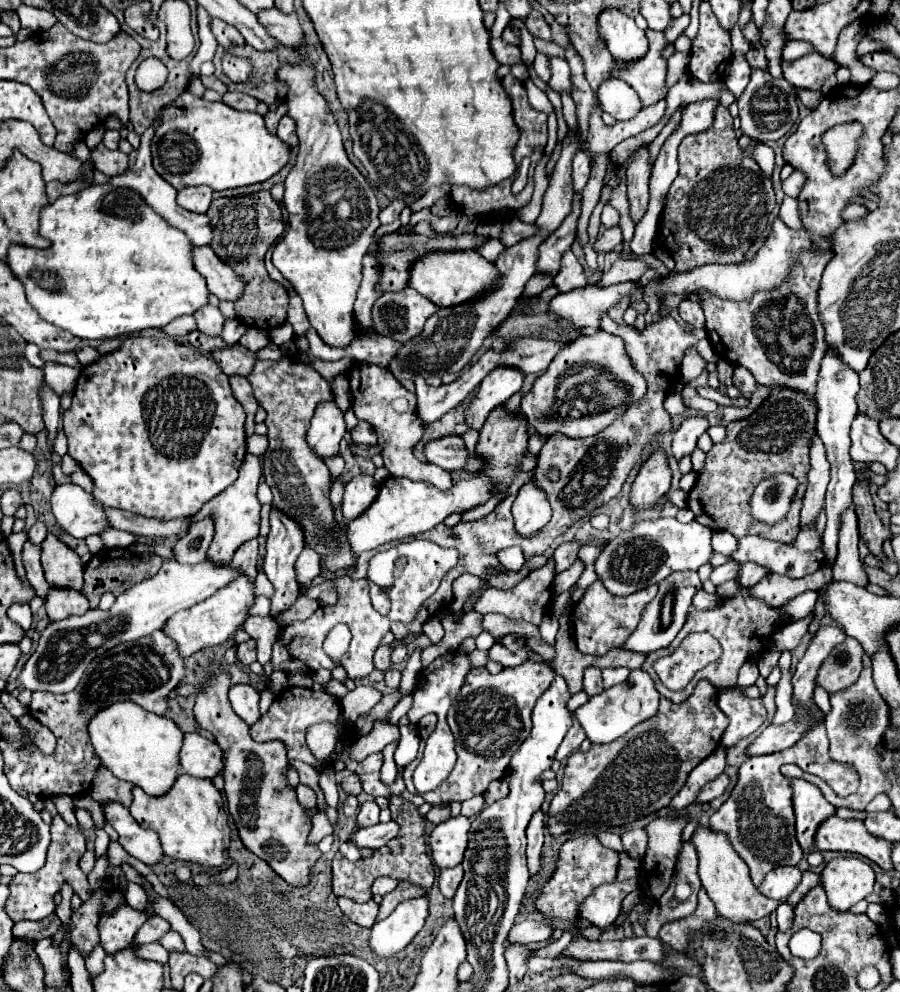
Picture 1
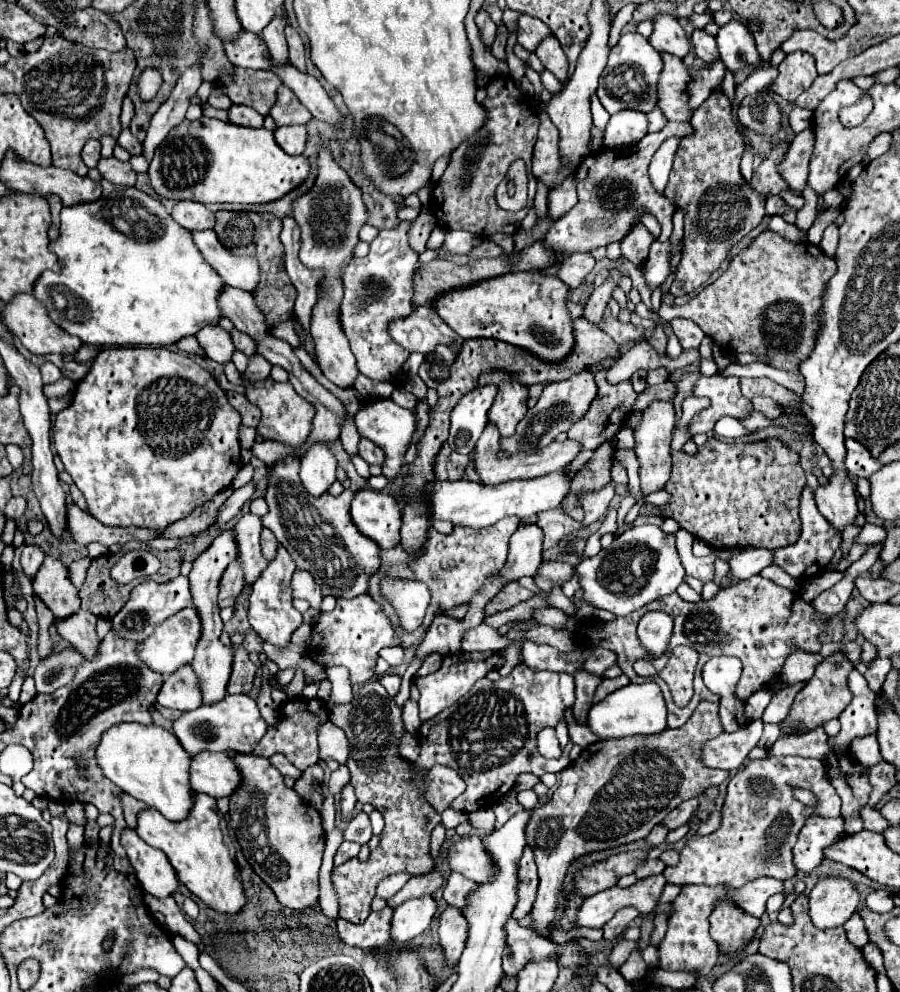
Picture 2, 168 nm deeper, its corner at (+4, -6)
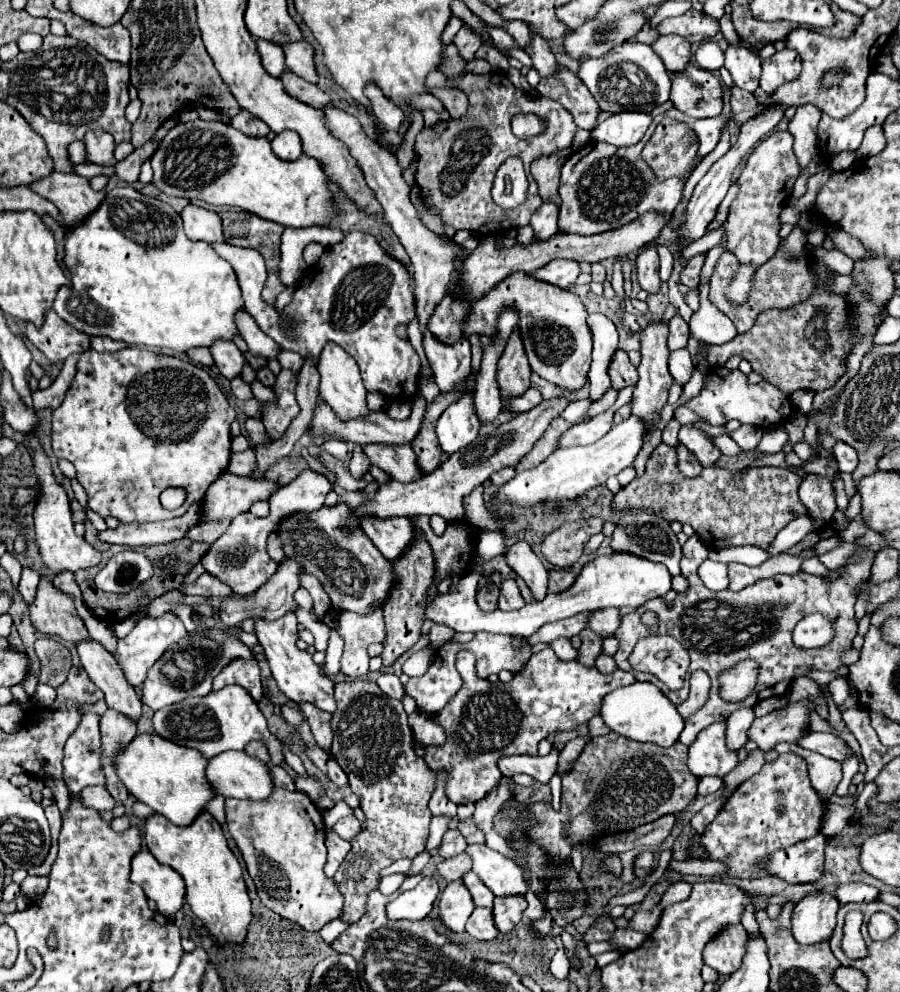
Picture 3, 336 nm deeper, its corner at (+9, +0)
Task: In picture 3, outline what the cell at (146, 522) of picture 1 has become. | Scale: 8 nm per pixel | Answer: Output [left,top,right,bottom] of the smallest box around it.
[201,472,277,522]

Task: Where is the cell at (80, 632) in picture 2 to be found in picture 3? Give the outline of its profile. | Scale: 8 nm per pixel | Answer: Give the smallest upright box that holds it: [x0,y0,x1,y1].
[75,638,141,720]

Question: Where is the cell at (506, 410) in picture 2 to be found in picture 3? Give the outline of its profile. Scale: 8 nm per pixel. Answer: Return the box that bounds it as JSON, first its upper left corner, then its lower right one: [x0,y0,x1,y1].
[497,326,531,404]

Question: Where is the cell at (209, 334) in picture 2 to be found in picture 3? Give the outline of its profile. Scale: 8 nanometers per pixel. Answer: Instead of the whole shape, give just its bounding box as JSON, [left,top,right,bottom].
[209,340,243,380]

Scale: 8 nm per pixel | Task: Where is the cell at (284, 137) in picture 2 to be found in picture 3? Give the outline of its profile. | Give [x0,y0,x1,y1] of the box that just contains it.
[271,130,301,160]

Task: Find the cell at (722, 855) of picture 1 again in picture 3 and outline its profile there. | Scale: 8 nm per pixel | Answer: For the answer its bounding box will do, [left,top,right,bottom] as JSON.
[703,924,747,976]

